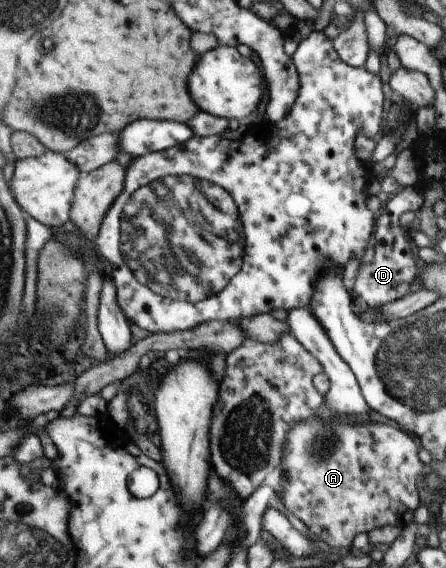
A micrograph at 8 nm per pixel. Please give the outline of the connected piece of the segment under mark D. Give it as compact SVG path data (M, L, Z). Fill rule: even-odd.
M414 185L395 188L388 200L381 205L377 212L377 226L375 226L374 242L369 259L360 261L355 275L355 281L350 295L350 308L353 313L364 312L365 309L375 308L407 295L411 281L415 279L417 267L413 261L412 250L408 247L403 237L402 229L399 226L400 217L406 212L417 211L422 205L422 191Z

